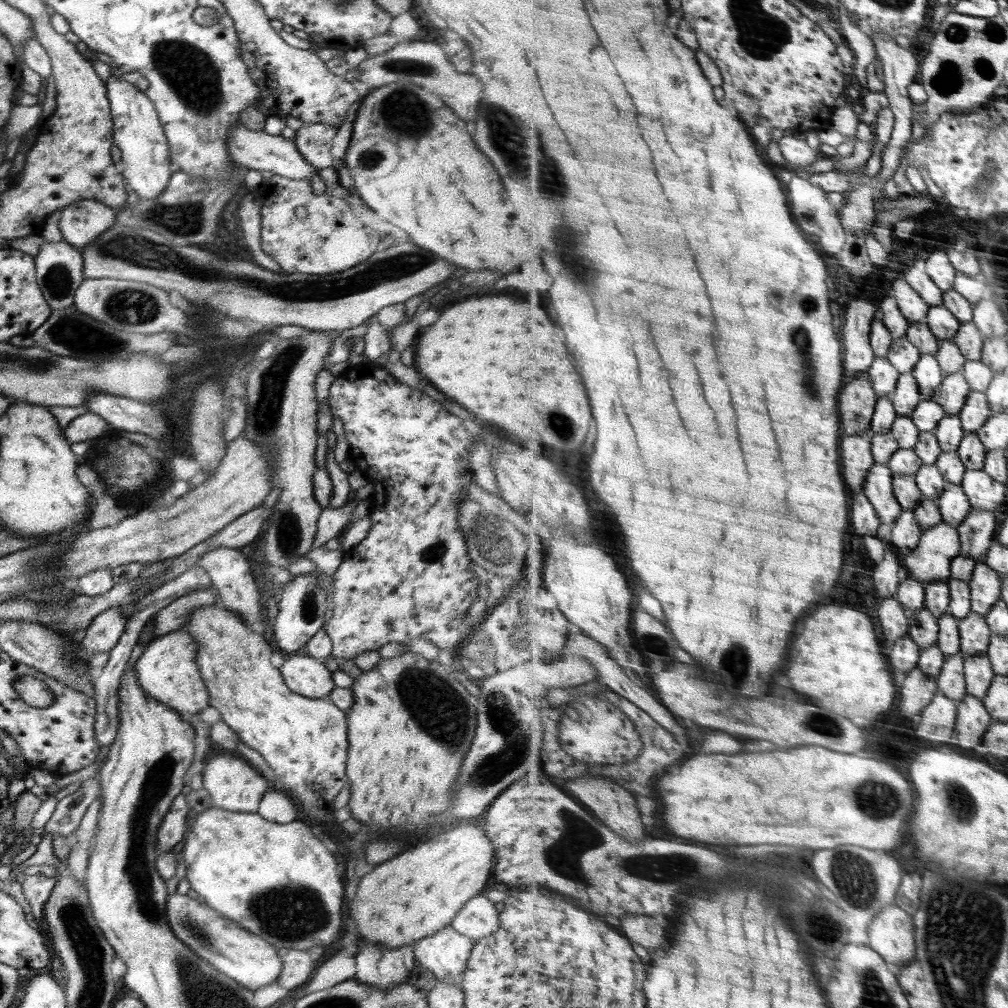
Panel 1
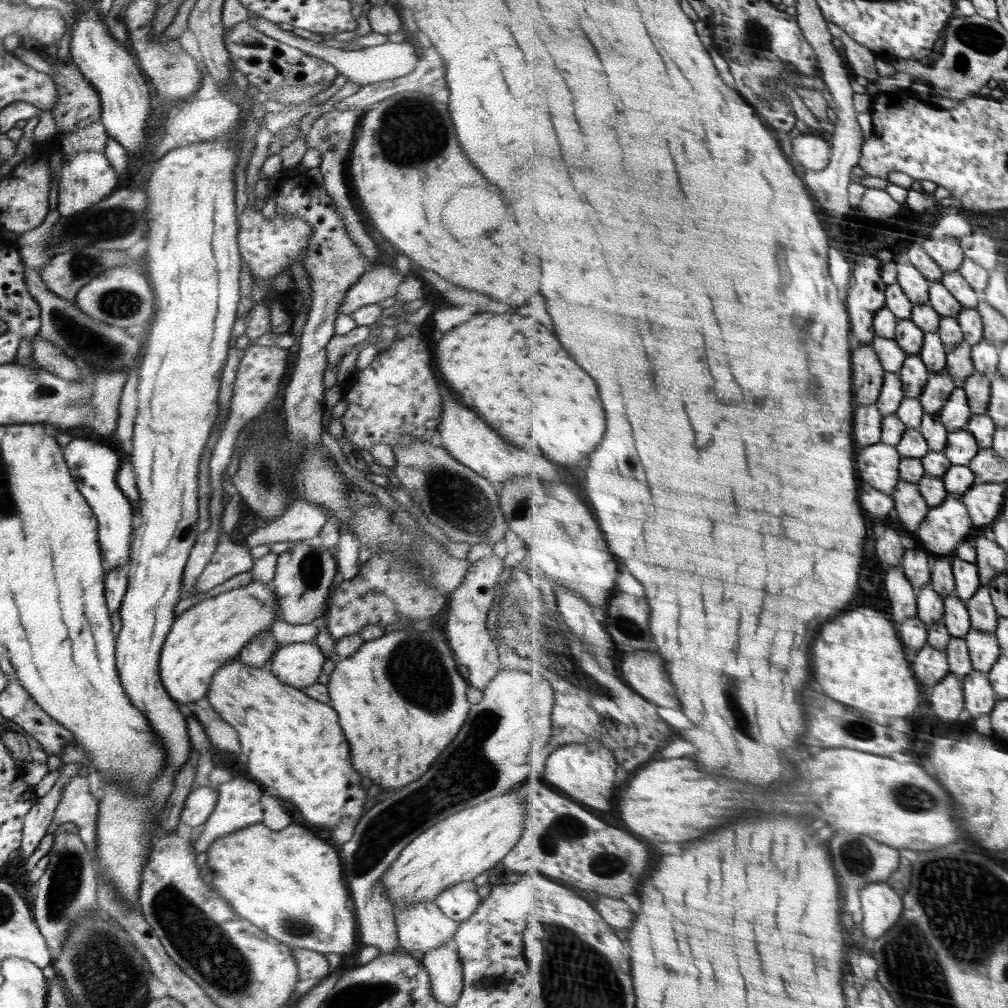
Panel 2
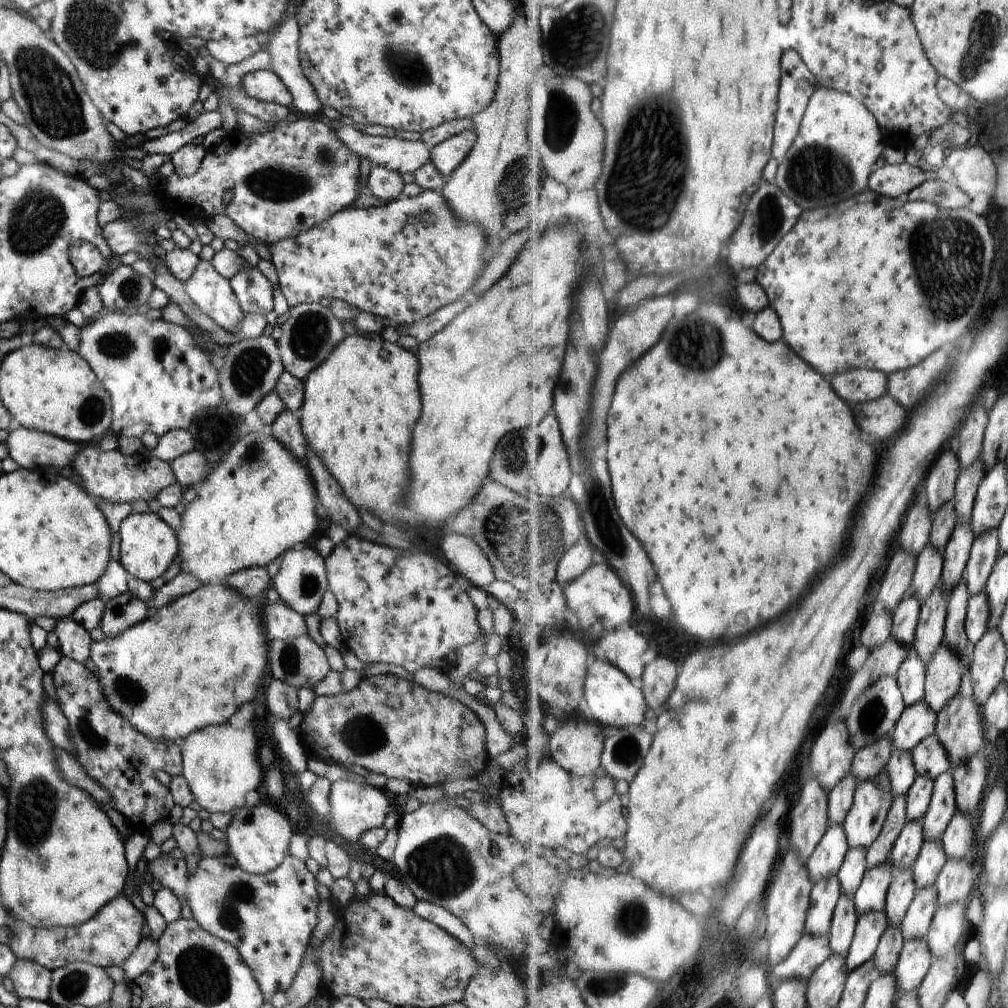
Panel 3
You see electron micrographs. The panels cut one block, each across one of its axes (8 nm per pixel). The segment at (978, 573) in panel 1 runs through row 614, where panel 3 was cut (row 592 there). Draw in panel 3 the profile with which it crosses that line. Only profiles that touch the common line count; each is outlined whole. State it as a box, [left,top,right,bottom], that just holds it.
[967,590,991,644]

